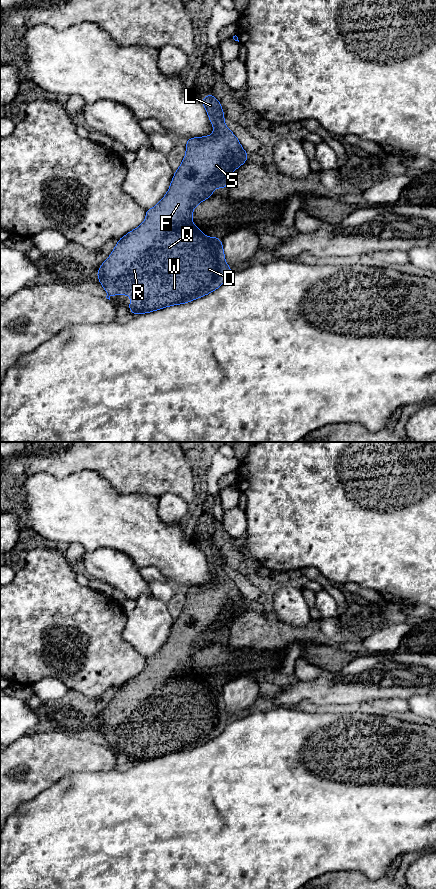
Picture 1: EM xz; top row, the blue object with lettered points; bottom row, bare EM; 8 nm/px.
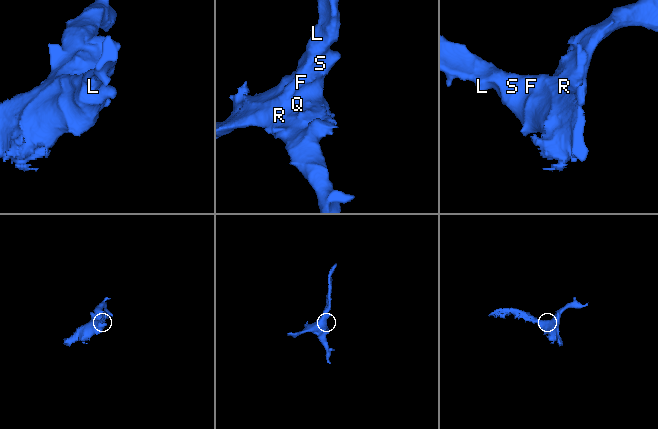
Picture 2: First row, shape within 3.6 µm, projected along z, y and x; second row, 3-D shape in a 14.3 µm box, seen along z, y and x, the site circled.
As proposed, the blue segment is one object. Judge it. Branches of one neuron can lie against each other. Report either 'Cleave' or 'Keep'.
Keep

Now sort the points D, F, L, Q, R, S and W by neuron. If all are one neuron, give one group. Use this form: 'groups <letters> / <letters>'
groups D F L Q R S W

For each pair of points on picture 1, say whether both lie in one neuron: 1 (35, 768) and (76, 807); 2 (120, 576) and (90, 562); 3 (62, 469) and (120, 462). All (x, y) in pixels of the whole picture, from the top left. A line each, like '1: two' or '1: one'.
1: two
2: one
3: one

